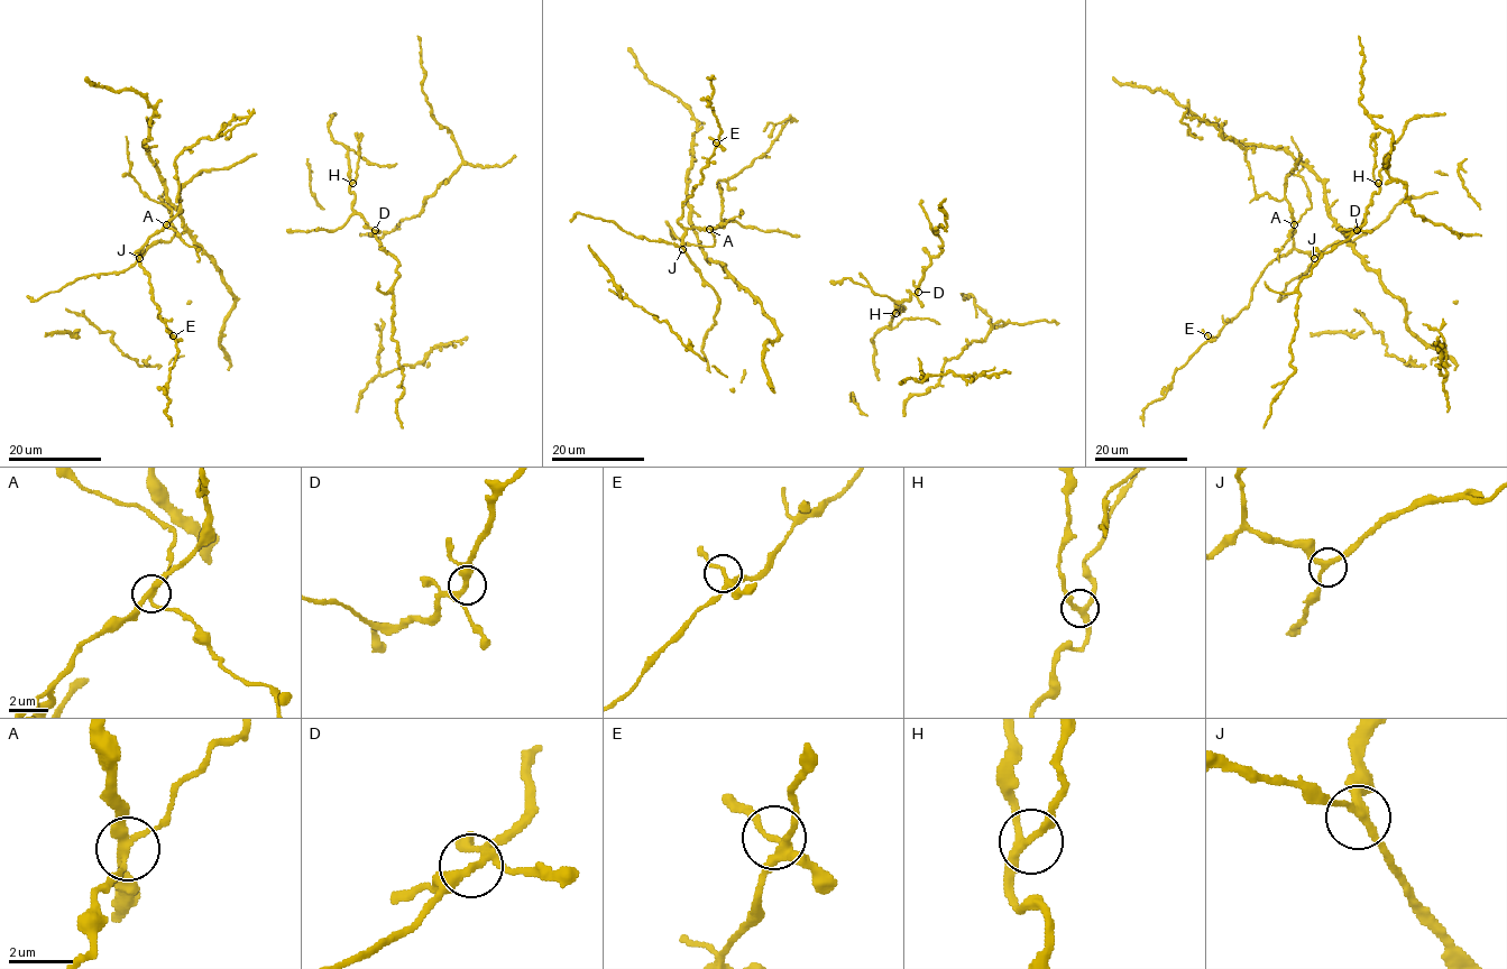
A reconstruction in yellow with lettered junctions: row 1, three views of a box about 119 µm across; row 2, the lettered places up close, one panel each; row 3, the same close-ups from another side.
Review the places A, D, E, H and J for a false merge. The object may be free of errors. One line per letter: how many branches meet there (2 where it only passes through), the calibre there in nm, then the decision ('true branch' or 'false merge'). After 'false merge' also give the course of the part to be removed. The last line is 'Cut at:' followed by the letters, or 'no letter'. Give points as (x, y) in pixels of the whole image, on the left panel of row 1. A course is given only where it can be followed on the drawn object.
A: branches 4; calibre 240 nm; false merge; course (166, 224), (172, 211), (150, 200), (130, 174), (126, 136)
D: branches 4; calibre 280 nm; true branch
E: branches 4; calibre 200 nm; true branch
H: branches 3; calibre 240 nm; true branch
J: branches 3; calibre 240 nm; true branch
Cut at: A

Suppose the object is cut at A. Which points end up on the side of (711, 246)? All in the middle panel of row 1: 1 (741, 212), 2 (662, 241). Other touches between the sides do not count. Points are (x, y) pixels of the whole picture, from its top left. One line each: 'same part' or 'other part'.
1: same part
2: other part

